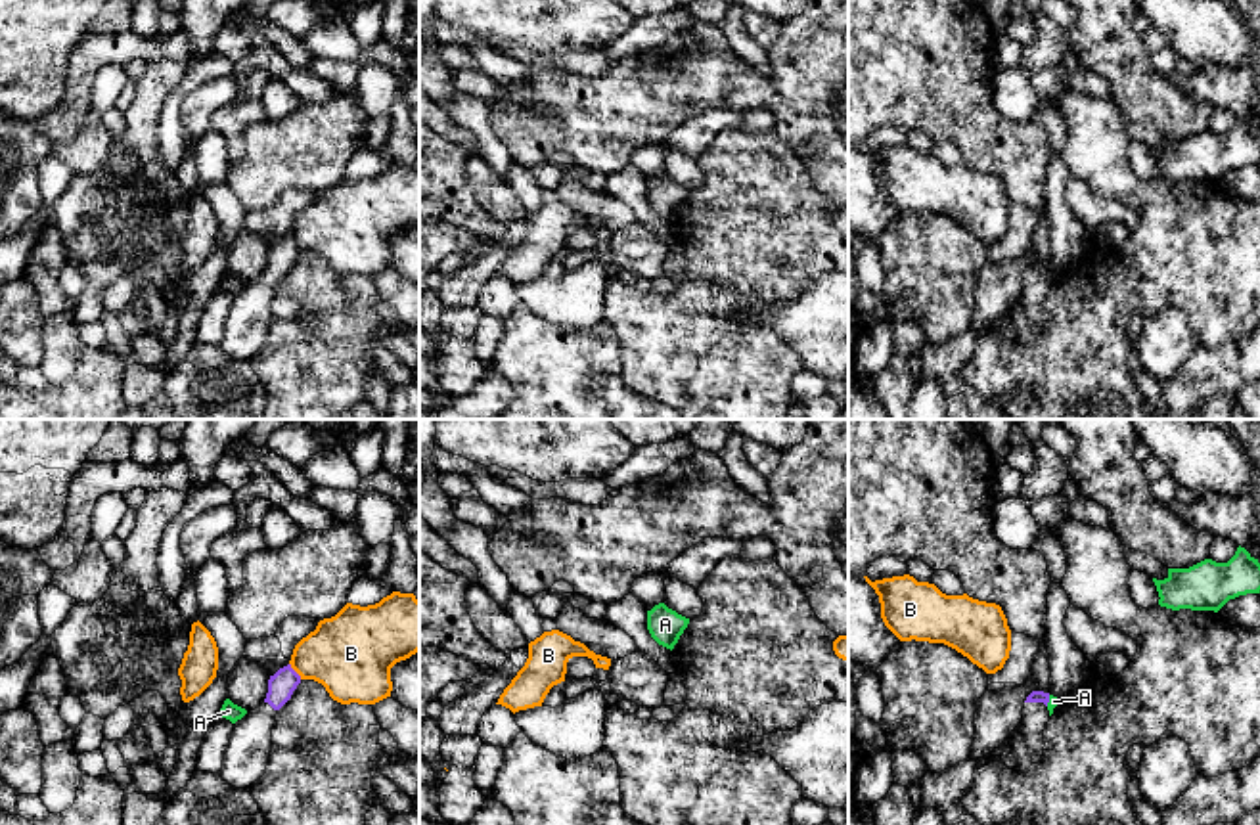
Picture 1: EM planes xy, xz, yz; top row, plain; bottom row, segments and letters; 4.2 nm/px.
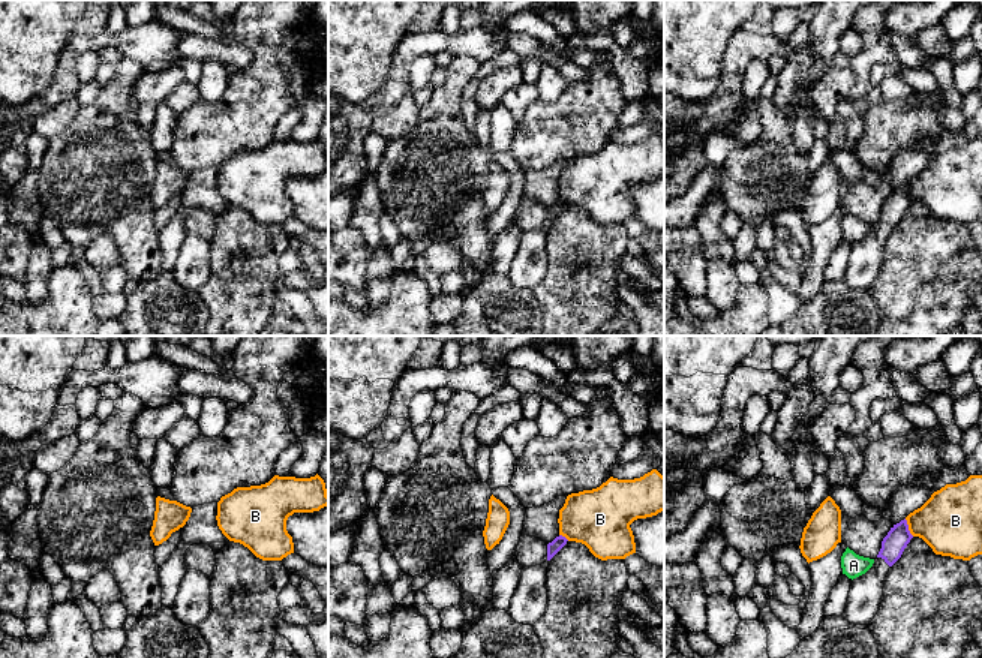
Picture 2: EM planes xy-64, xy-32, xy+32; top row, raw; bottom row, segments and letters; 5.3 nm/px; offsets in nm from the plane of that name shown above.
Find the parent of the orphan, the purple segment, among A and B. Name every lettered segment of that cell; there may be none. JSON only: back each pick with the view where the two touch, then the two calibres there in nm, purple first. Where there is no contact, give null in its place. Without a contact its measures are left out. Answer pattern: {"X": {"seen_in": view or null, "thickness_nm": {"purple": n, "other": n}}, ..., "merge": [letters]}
{"merge": []}

